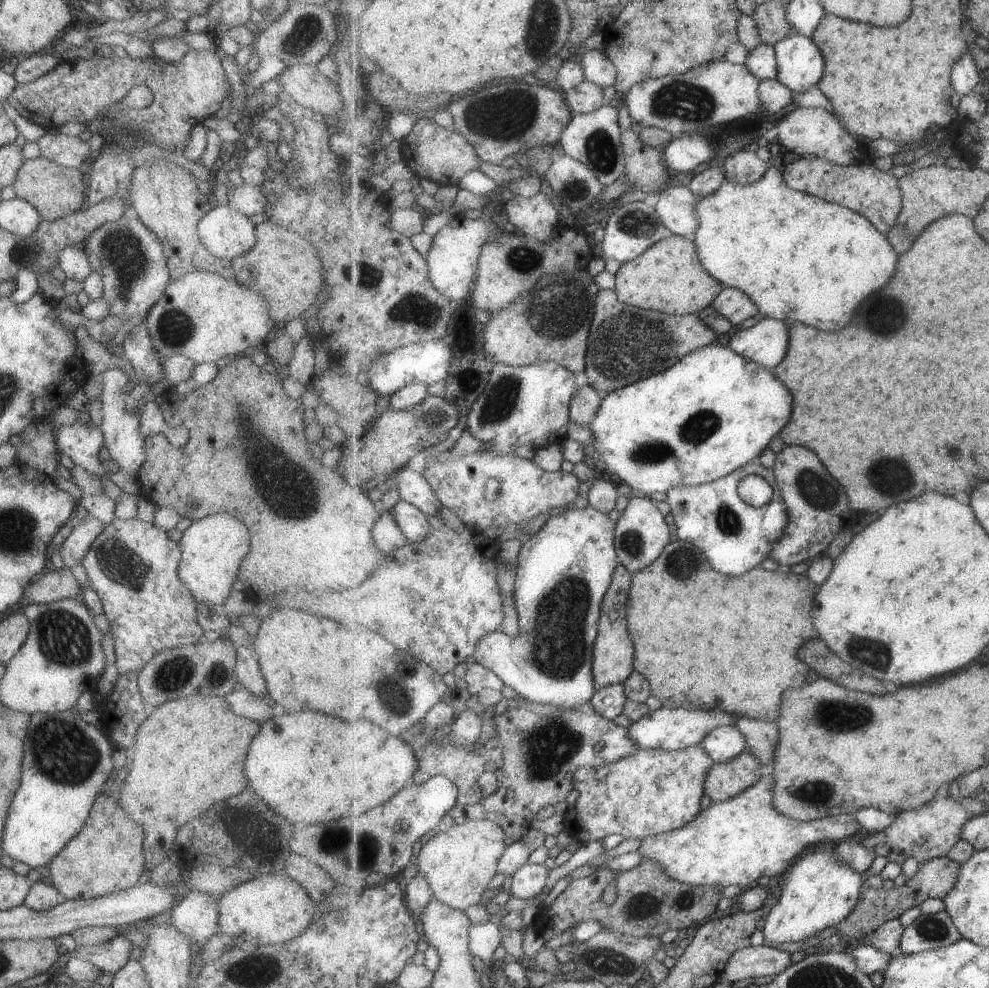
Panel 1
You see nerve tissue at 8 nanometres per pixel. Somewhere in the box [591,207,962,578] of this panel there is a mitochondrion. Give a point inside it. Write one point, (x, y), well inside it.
(815, 489)

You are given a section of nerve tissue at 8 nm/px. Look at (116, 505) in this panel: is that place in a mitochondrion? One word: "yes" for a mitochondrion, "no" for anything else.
no

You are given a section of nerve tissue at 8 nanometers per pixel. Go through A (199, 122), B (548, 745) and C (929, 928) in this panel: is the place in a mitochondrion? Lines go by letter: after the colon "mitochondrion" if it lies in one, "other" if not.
A: other
B: mitochondrion
C: mitochondrion

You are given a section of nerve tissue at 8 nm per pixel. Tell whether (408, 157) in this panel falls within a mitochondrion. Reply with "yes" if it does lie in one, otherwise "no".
no

